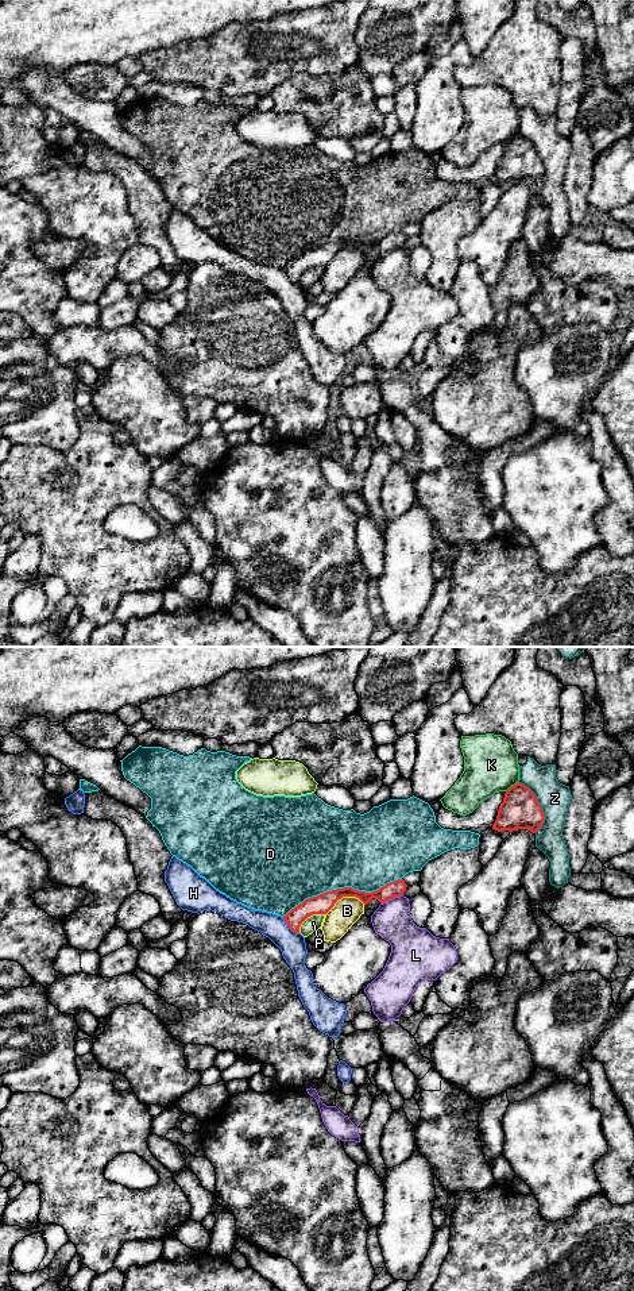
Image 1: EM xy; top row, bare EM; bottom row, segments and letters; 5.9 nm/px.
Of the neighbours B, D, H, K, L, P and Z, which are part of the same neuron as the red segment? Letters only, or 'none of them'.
none of them

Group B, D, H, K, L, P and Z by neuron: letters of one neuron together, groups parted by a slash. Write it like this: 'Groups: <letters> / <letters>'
Groups: B / D / H / K / L / P / Z

